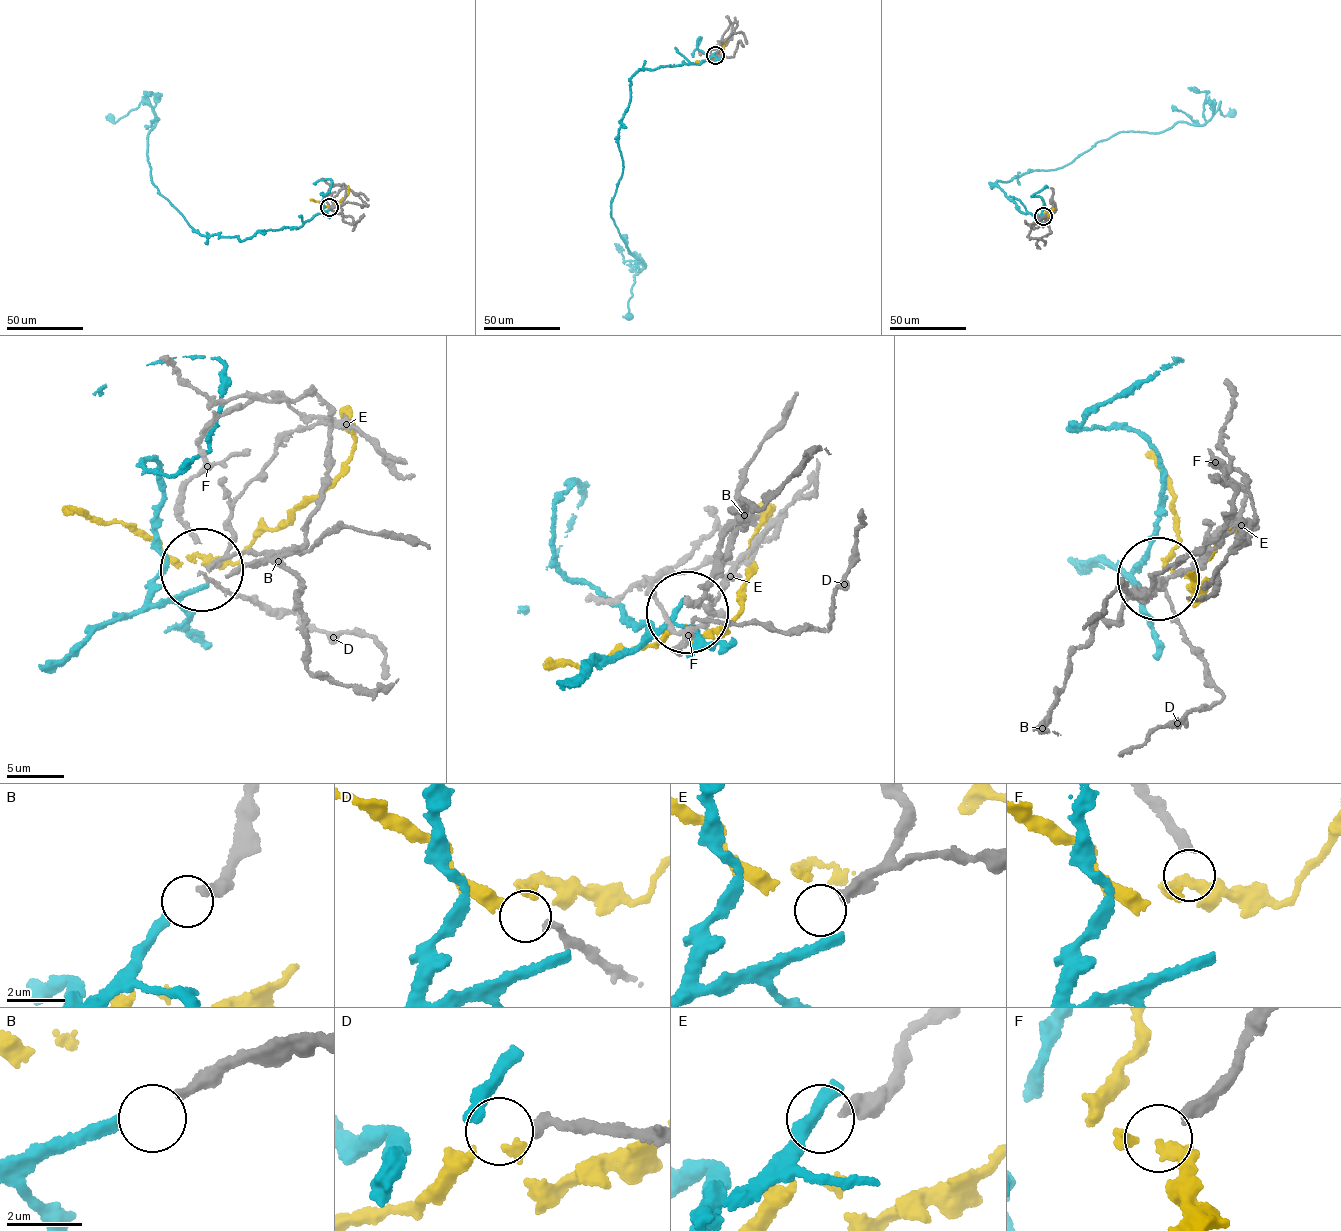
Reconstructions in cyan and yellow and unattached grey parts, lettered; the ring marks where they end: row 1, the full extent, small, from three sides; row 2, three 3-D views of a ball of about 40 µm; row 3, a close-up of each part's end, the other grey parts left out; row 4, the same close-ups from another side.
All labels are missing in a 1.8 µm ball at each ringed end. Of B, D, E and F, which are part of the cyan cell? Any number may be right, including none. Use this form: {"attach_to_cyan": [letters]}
{"attach_to_cyan": ["B"]}

